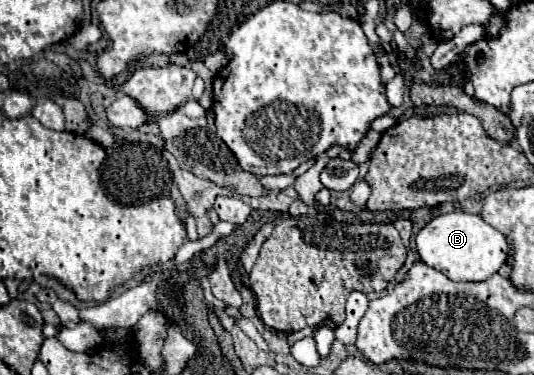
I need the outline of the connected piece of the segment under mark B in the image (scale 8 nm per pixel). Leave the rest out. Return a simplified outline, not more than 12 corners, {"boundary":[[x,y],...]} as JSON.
{"boundary":[[479,214],[433,218],[421,262],[481,282],[507,260],[505,236]]}

